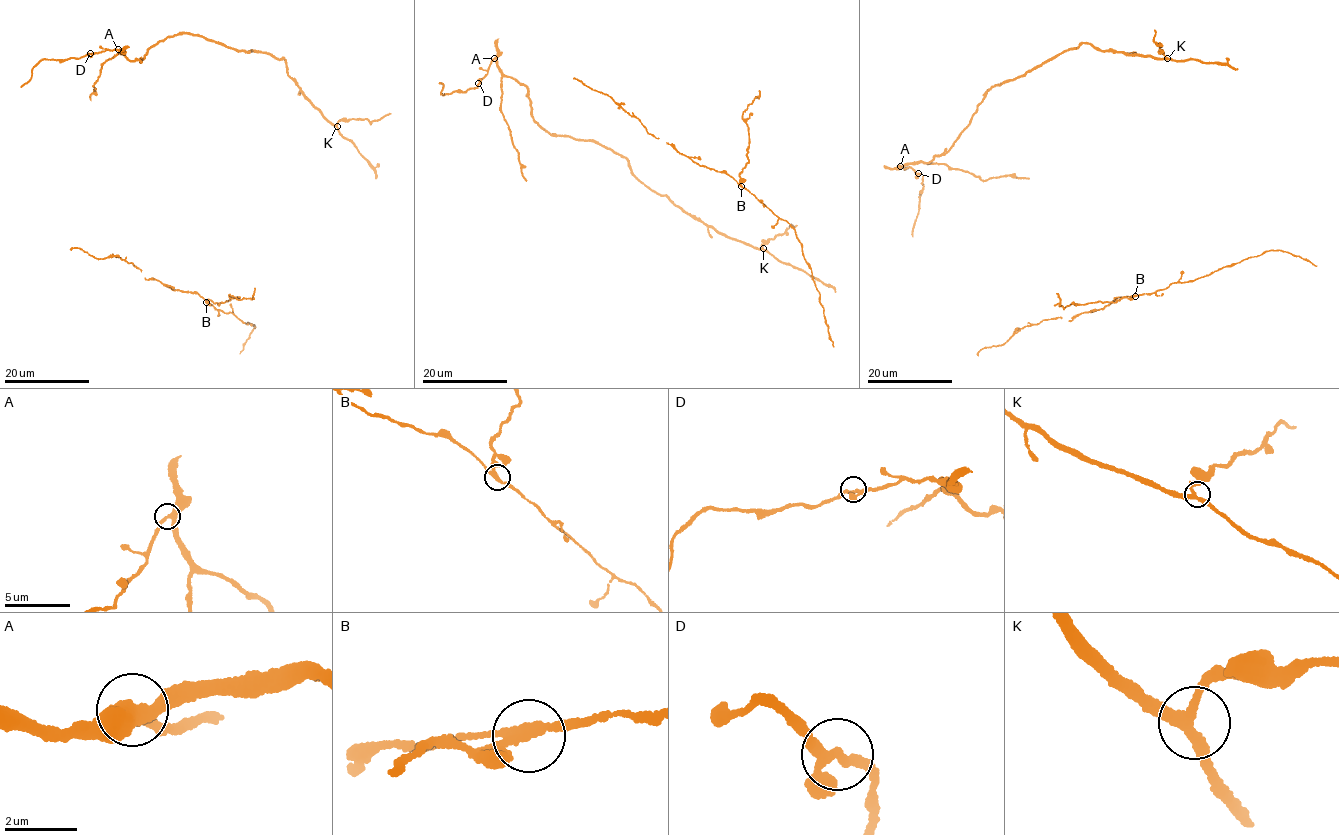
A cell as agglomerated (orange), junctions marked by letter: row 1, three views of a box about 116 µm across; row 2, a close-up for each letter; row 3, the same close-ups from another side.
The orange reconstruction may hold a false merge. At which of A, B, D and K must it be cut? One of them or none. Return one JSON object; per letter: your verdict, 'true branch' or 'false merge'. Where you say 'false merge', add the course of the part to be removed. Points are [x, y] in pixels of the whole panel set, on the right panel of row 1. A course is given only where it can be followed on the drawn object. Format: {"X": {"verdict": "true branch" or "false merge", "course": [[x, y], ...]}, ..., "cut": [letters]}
{"A": {"verdict": "true branch"}, "B": {"verdict": "false merge", "course": [[1135, 296], [1122, 296], [1115, 302], [1095, 301], [1064, 308], [1059, 305], [1056, 293]]}, "D": {"verdict": "true branch"}, "K": {"verdict": "true branch"}, "cut": ["B"]}

